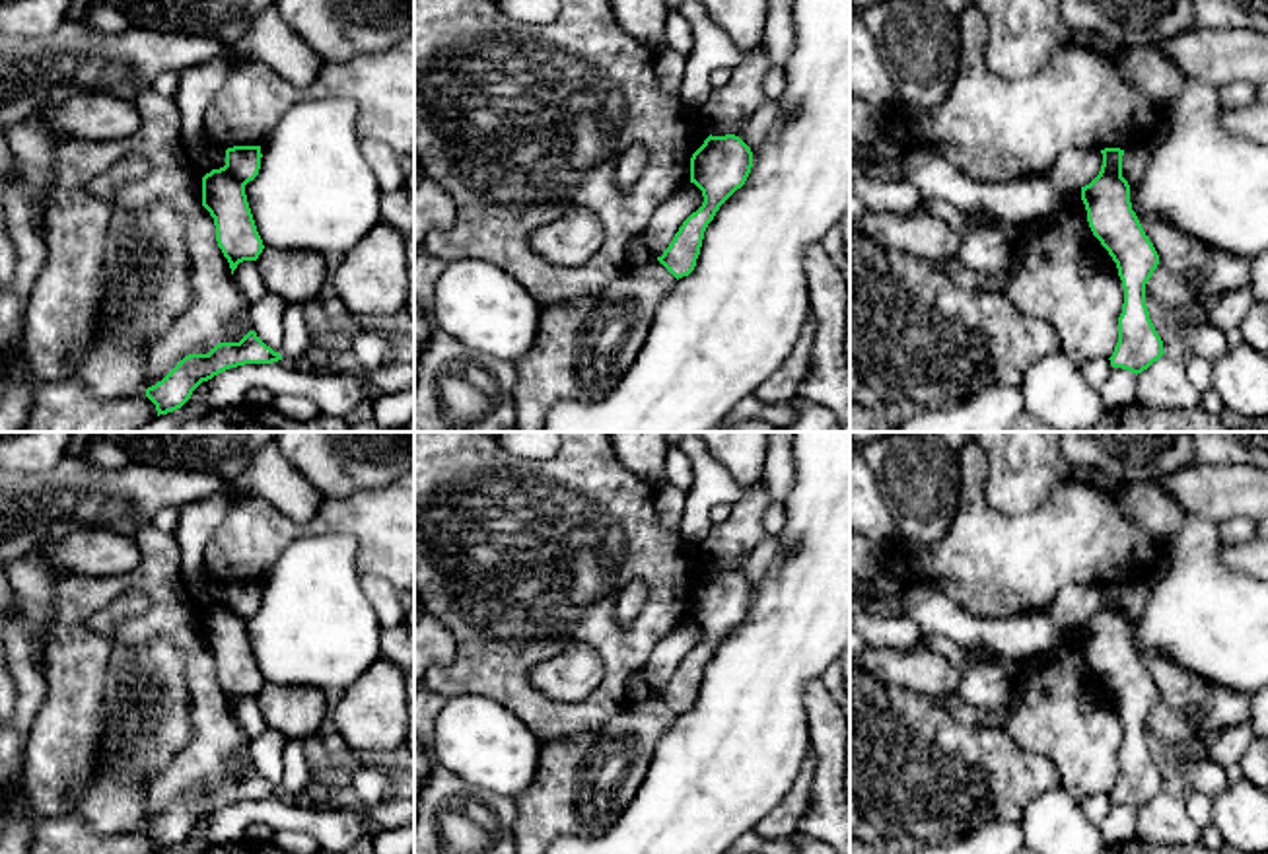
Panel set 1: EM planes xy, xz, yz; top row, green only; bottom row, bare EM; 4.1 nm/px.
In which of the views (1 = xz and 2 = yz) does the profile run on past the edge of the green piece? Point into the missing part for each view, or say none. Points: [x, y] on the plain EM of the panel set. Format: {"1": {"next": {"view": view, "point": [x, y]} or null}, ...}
{"1": {"next": null}, "2": {"next": null}}

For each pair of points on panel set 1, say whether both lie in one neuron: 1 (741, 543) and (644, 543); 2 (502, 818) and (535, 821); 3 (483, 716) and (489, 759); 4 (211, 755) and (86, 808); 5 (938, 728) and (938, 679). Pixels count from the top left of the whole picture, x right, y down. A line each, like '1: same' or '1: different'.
1: different
2: different
3: same
4: different
5: different

